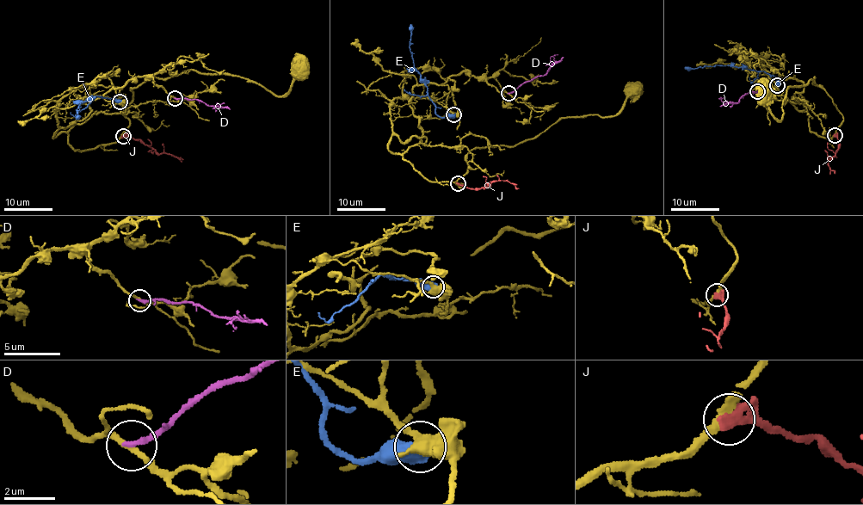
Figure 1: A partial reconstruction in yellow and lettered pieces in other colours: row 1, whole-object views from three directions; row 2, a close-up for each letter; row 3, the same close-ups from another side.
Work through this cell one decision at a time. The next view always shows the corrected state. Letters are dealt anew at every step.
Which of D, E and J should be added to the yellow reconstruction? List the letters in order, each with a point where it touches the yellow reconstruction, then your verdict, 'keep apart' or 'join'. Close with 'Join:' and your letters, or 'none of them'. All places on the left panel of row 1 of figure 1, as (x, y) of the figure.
D: (175, 98) | keep apart
E: (120, 101) | keep apart
J: (123, 136) | keep apart
Join: none of them

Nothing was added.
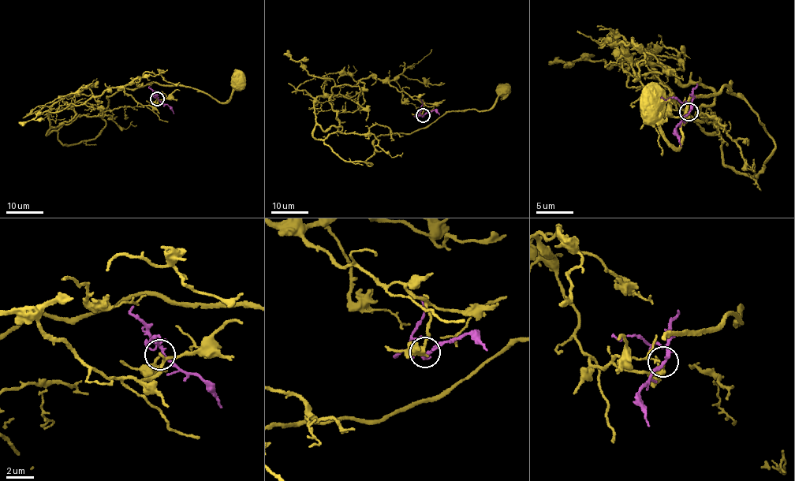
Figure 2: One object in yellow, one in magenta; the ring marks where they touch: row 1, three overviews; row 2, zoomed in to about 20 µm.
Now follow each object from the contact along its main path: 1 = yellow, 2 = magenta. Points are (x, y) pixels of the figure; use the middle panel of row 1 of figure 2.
1: (422, 115), (416, 96), (370, 76), (318, 96), (312, 136), (370, 165), (382, 135), (489, 109), (504, 89)
2: (423, 115), (433, 110), (439, 115)

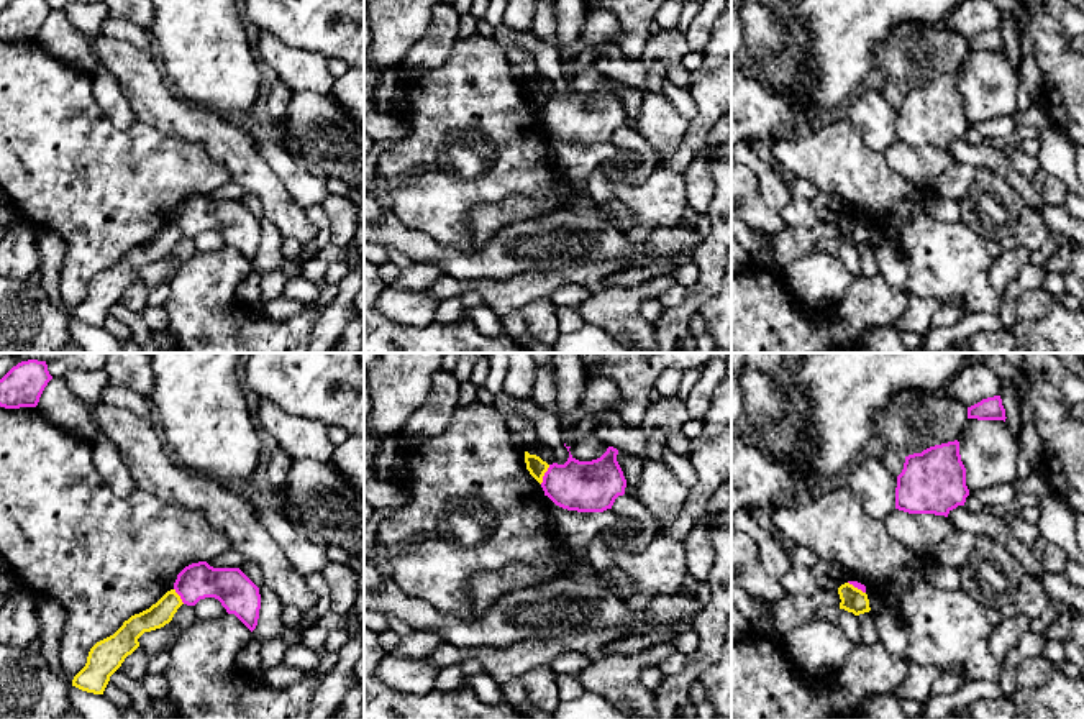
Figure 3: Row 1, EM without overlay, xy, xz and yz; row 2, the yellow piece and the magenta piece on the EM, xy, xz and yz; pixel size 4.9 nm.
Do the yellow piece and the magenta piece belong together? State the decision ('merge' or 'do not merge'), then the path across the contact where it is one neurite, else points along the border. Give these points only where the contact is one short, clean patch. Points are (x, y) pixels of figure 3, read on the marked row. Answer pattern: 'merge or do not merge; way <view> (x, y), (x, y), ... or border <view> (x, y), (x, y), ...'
do not merge; border xz (550, 465), (540, 483)

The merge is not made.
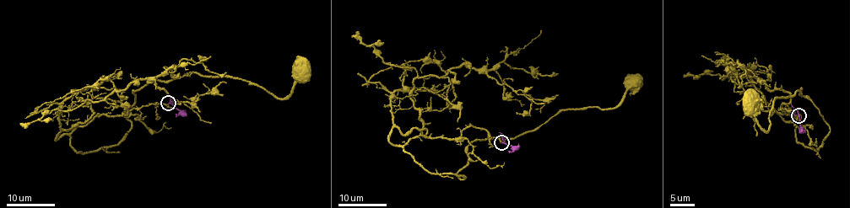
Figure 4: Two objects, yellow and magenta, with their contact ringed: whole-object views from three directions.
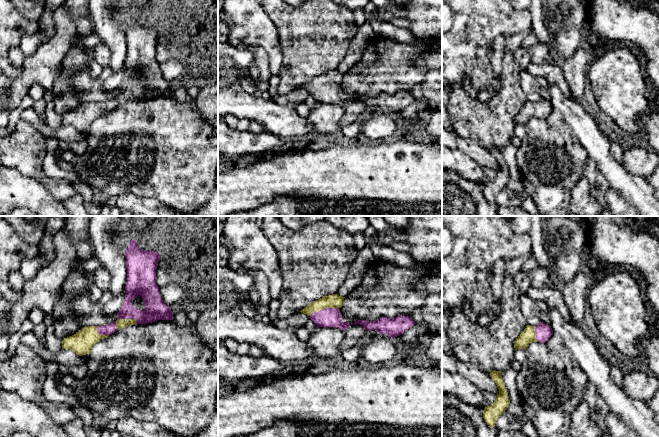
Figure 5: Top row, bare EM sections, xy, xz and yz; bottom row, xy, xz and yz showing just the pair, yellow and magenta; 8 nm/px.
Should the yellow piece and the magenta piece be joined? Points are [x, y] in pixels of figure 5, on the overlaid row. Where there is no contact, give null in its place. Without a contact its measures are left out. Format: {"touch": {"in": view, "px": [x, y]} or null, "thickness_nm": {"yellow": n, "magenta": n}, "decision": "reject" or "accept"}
{"touch": {"in": "xy", "px": [123, 319]}, "thickness_nm": {"yellow": 80, "magenta": 150}, "decision": "accept"}

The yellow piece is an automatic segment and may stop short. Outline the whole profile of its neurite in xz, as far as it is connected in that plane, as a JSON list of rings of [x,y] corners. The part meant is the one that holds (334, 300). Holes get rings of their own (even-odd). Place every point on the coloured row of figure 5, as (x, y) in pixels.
[[[338,294],[323,296],[300,312],[309,316],[318,327],[336,327],[345,331],[350,327],[350,323],[342,322],[342,315],[339,310],[343,306],[344,298]]]

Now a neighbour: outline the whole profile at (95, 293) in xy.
[[[90,283],[88,295],[93,301],[99,301],[103,295],[103,292],[100,288],[98,288],[93,283]]]

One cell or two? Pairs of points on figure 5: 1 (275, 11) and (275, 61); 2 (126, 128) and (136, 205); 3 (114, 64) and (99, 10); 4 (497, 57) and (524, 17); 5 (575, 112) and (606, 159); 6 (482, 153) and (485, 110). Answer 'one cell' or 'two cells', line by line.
1: two cells
2: two cells
3: one cell
4: two cells
5: one cell
6: two cells

